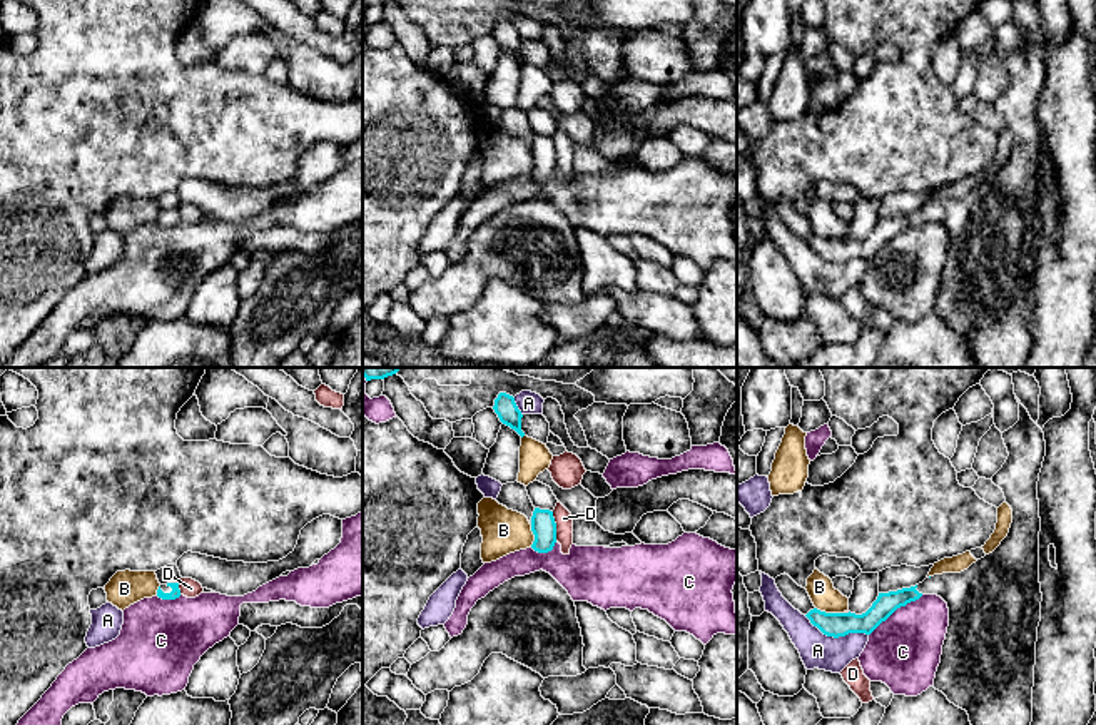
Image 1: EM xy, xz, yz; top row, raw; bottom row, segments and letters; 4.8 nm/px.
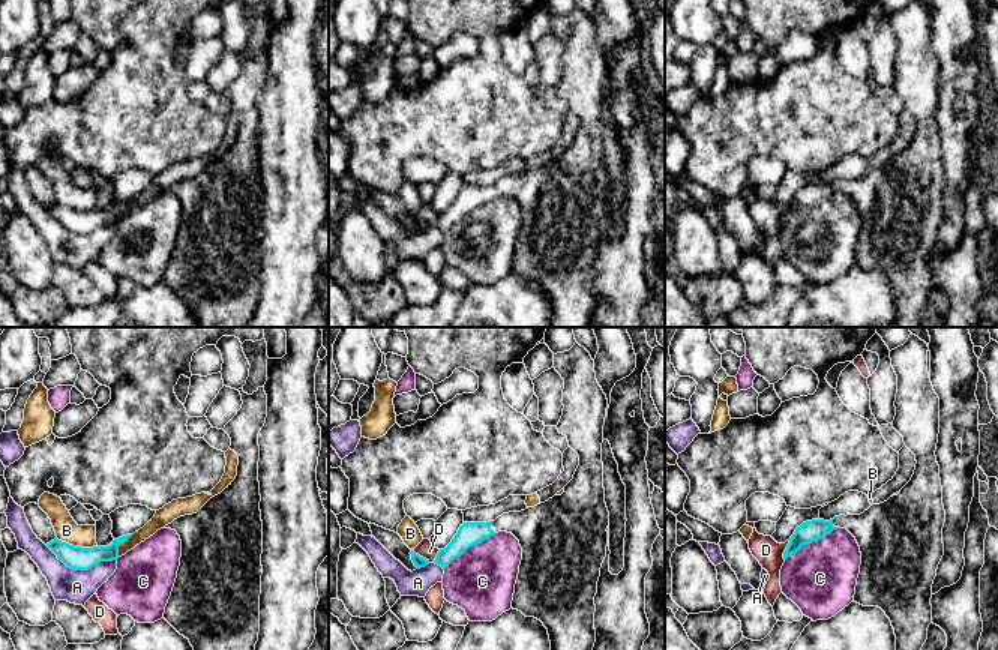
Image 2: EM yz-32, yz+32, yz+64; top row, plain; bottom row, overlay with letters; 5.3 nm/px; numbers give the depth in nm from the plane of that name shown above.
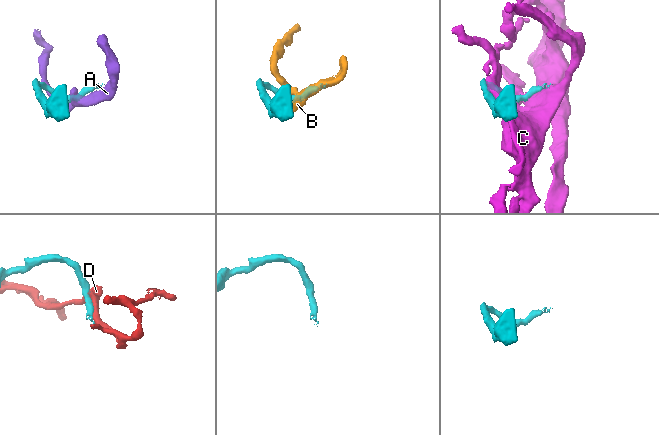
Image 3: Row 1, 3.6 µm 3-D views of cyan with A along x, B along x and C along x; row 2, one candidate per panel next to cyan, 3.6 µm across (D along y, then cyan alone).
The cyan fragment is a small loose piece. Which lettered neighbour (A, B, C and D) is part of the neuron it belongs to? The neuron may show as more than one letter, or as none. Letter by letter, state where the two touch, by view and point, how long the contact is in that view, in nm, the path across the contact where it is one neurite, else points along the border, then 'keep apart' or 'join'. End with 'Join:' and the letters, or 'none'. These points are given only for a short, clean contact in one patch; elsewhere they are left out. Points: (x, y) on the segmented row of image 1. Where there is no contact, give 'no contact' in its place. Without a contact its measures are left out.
A: contact yz (836, 637); length 320 nm; keep apart
B: contact yz (829, 613); length 140 nm; keep apart
C: contact yz (896, 608); length 320 nm; keep apart
D: contact xz (555, 527); length 150 nm; keep apart
Join: none

